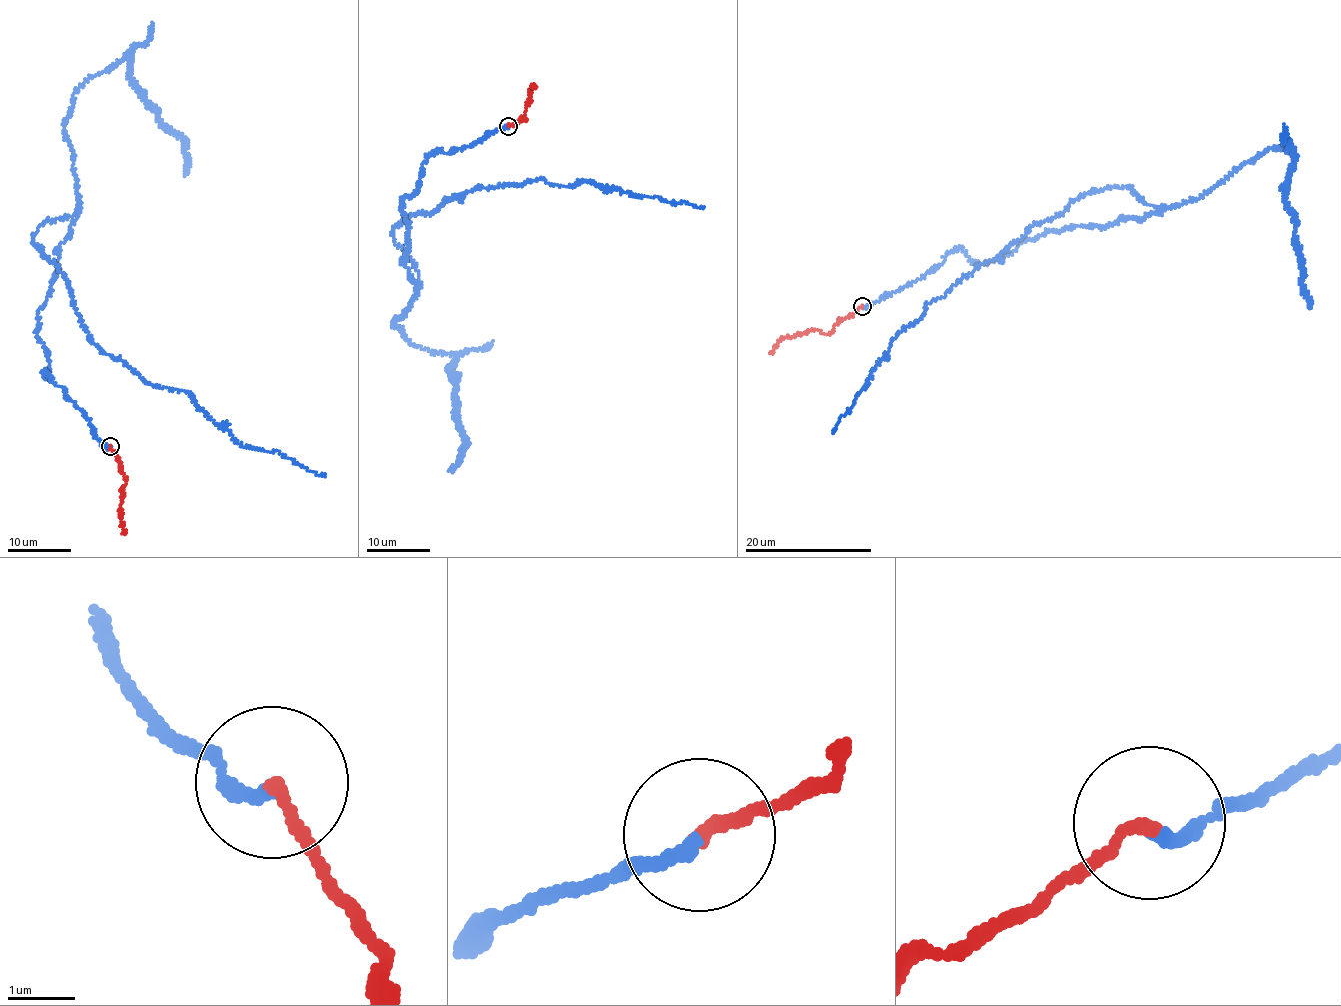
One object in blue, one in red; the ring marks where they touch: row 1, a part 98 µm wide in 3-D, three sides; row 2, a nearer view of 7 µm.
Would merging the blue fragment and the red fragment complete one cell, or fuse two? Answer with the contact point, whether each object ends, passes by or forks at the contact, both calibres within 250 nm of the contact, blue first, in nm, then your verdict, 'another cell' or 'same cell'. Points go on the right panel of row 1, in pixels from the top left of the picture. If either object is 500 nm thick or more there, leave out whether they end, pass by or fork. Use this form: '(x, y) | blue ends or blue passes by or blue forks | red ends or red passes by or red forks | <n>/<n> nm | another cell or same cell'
(862, 306) | blue ends | red ends | 200/180 nm | same cell

